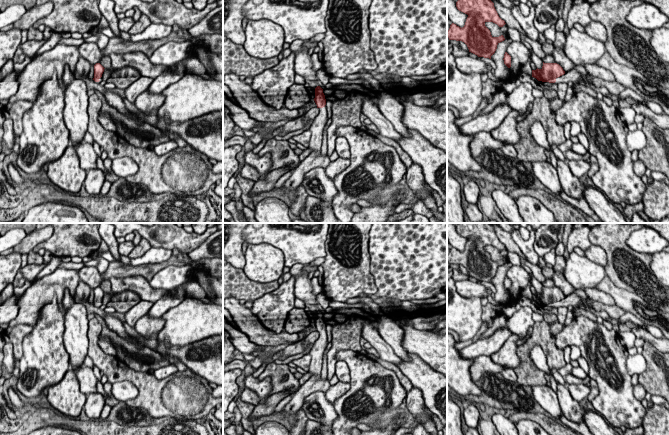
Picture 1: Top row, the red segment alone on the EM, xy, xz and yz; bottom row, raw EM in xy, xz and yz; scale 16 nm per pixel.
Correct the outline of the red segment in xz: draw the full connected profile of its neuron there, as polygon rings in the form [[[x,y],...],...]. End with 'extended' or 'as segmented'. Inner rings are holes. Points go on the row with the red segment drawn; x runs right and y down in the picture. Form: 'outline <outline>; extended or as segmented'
outline [[[320,86],[315,88],[314,101],[319,109],[319,114],[316,116],[309,128],[311,131],[311,138],[308,148],[311,150],[310,153],[316,152],[318,154],[321,150],[323,130],[328,121],[326,99],[323,89]]]; extended

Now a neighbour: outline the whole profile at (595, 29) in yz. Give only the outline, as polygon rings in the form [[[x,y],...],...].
[[[592,21],[589,25],[584,27],[585,33],[589,36],[606,43],[607,41],[607,30],[604,25],[600,22]]]

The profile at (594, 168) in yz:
[[[593,155],[590,156],[590,164],[591,164],[591,168],[588,171],[587,175],[588,177],[591,178],[599,169],[598,161],[596,157]]]

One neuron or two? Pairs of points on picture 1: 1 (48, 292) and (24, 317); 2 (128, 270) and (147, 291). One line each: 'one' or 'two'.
1: one
2: two

